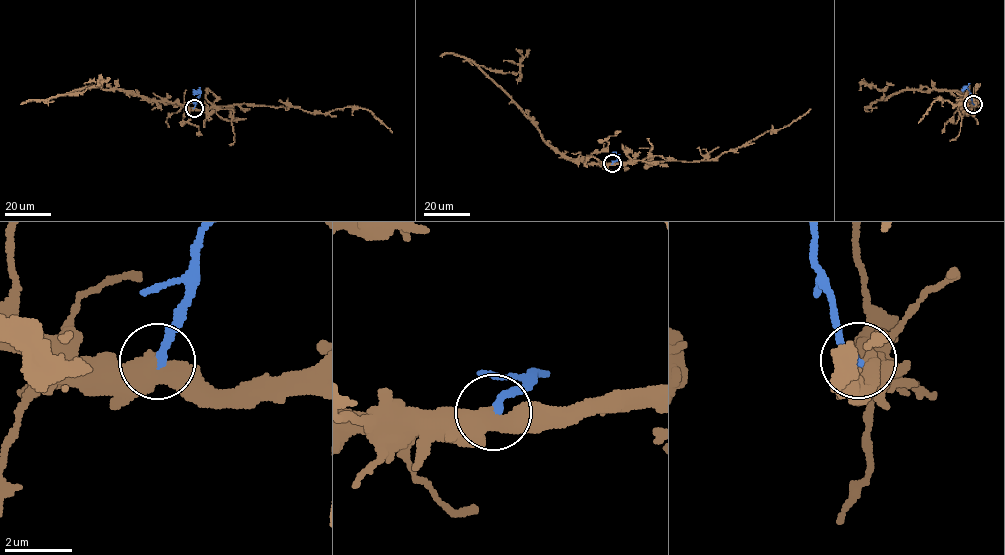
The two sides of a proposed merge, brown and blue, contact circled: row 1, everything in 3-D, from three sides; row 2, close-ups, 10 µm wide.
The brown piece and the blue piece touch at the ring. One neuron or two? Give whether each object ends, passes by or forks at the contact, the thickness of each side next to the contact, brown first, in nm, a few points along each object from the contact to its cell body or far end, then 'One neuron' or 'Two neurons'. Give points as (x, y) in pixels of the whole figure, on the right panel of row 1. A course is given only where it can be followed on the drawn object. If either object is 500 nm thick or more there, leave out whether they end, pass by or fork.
Thickness 500 nm (brown) against 240 nm. Course of brown: (973, 104), (970, 98), (949, 91), (902, 90), (878, 100), (884, 95), (883, 89), (865, 82), (858, 90). Course of blue: (973, 104), (968, 89), (962, 91). One neuron

